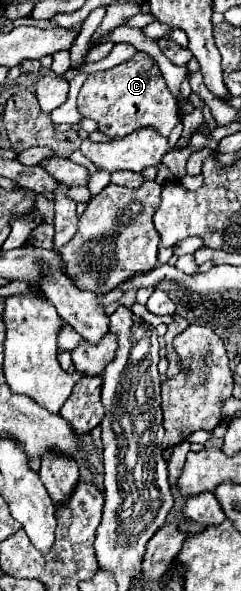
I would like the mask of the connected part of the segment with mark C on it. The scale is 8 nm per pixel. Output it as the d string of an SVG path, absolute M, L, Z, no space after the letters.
M136 52L128 62L88 76L84 86L80 88L76 102L78 112L86 118L96 120L100 132L110 138L128 136L128 132L140 130L144 126L154 128L162 136L168 136L180 120L178 100L168 90L154 58L150 58L146 52Z

